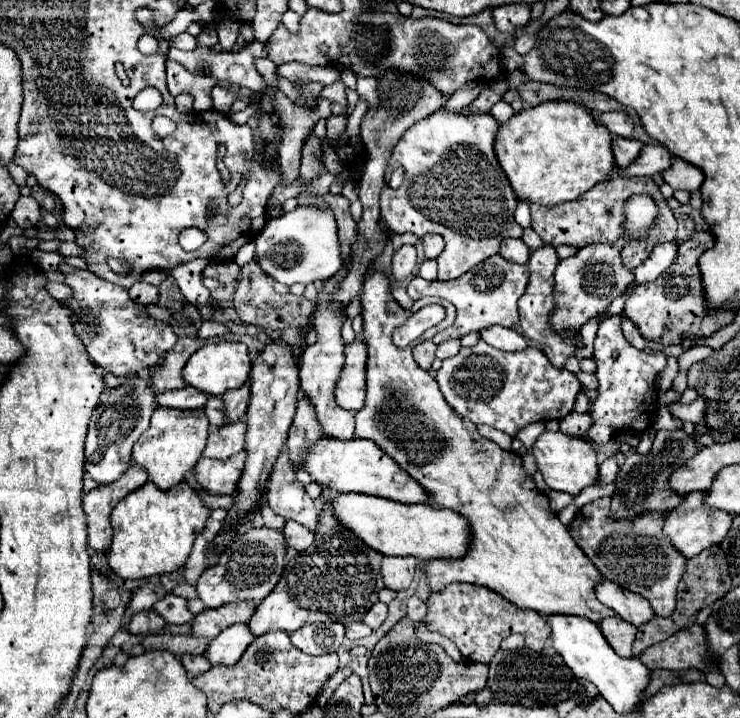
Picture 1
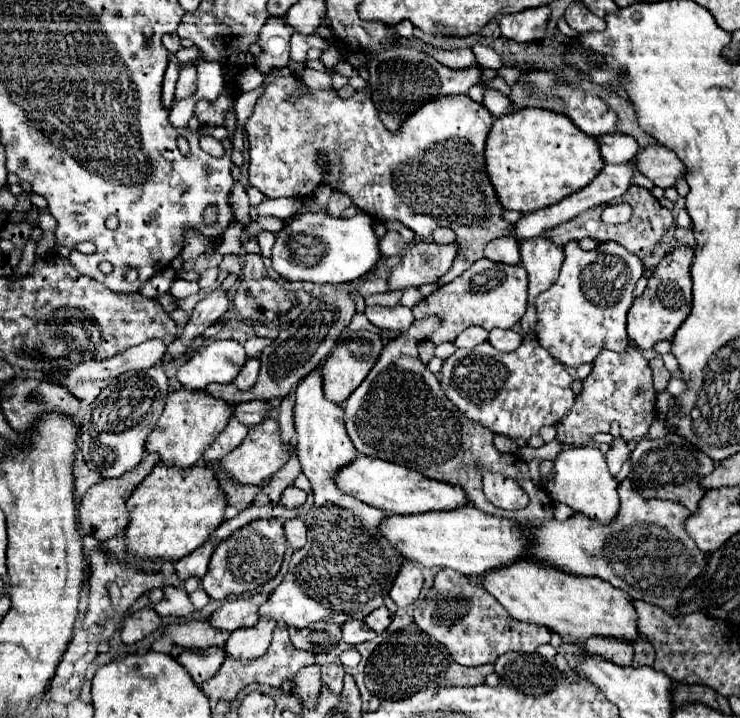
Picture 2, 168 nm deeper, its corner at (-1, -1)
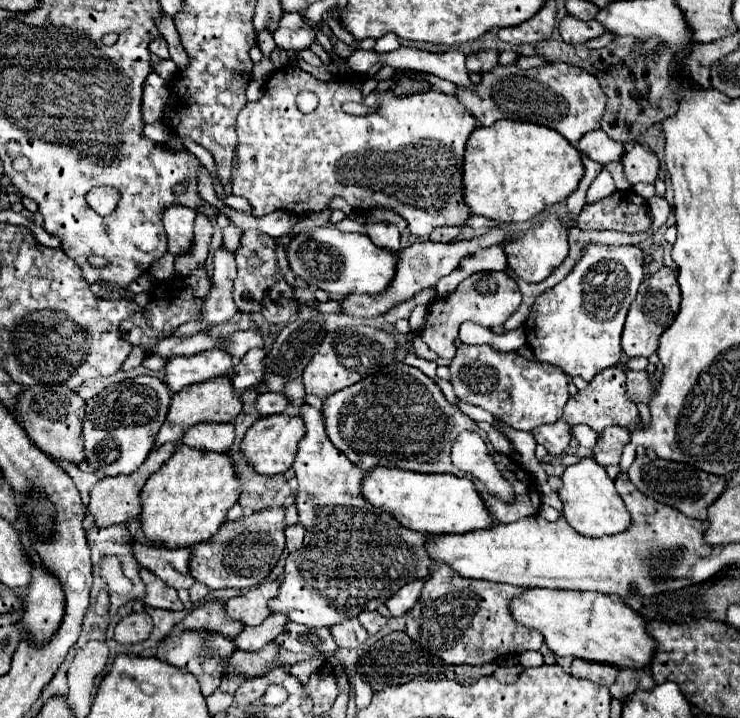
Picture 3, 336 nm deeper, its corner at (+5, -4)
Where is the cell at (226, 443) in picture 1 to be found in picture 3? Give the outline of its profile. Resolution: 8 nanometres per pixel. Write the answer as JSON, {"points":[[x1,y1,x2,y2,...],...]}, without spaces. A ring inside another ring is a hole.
{"points":[[199,423,187,431,187,435,181,439,183,445,203,449,203,451,215,451,215,453,227,453,231,443,235,439,233,423]]}

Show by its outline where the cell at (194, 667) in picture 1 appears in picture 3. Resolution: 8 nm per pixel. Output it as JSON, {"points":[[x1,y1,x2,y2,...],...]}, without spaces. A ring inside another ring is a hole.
{"points":[[181,631,175,635,165,637,157,647,157,659,167,661,173,667,179,667,183,671,189,671,197,677,201,683,203,697,209,697,213,691,217,691,221,679,223,679,223,663,229,659,229,655,235,651,233,639,227,639,219,633,211,631]]}

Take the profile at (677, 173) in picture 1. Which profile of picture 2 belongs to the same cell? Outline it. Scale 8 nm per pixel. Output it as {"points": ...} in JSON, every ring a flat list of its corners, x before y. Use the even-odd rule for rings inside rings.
{"points":[[659,144,643,148,635,156,635,160,637,160,639,172,659,188,673,186,675,180,683,178,683,172,685,172,685,168,681,166,681,160,671,150]]}

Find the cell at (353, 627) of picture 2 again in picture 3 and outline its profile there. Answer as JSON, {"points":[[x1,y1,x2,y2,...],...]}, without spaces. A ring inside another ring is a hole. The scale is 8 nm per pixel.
{"points":[[347,619,331,629,331,635,339,647,355,649,367,641,367,631,357,623,357,619]]}

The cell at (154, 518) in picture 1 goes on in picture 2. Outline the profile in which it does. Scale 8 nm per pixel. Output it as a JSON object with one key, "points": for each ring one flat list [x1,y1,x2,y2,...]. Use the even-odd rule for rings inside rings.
{"points":[[159,464,143,480,127,500,129,526,125,530,127,548,133,554,161,560,181,560,197,546,205,544,207,536,225,520,227,496,221,492,215,470,207,464,173,468]]}

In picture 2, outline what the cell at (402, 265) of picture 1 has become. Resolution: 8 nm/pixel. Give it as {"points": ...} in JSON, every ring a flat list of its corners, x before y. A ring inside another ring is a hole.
{"points":[[387,232,381,240,379,240,379,248,383,256,397,256,405,250,405,242,401,238,399,232]]}

